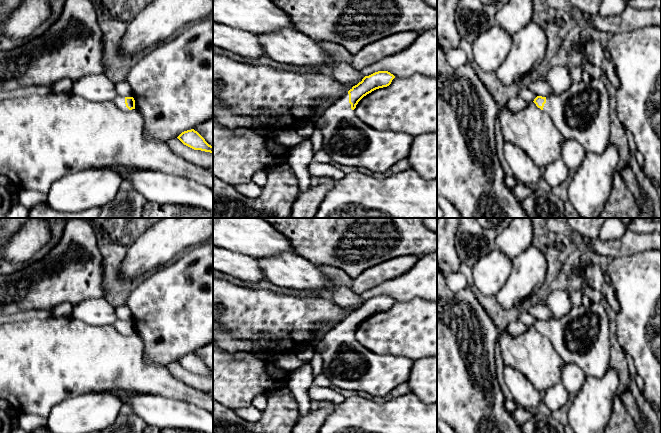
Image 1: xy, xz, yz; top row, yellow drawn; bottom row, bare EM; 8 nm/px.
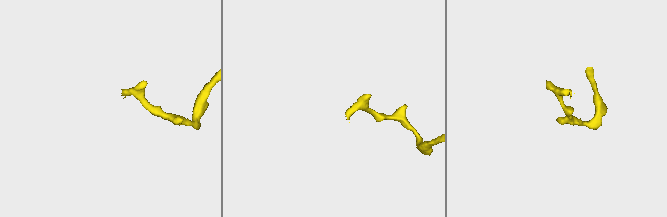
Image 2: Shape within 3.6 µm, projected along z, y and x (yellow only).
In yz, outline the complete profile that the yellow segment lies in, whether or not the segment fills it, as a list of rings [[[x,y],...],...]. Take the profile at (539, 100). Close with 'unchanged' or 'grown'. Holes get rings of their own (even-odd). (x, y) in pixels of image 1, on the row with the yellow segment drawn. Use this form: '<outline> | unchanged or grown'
[[[598,78],[588,84],[573,83],[559,96],[537,96],[533,102],[552,118],[565,139],[576,140],[586,152],[606,150],[611,134],[609,94]]] | grown

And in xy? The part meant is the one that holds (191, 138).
[[[194,129],[182,132],[177,137],[184,145],[194,149],[213,153],[213,146],[209,145],[205,139]]] | unchanged

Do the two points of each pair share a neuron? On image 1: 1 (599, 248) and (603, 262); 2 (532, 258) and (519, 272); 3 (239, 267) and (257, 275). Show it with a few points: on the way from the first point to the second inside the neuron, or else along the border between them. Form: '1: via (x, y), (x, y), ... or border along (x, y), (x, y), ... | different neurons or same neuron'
1: border along (589, 239), (590, 246), (594, 251), (610, 258) | different neurons
2: via (530, 261), (522, 269) | same neuron
3: via (243, 267), (253, 273) | same neuron

